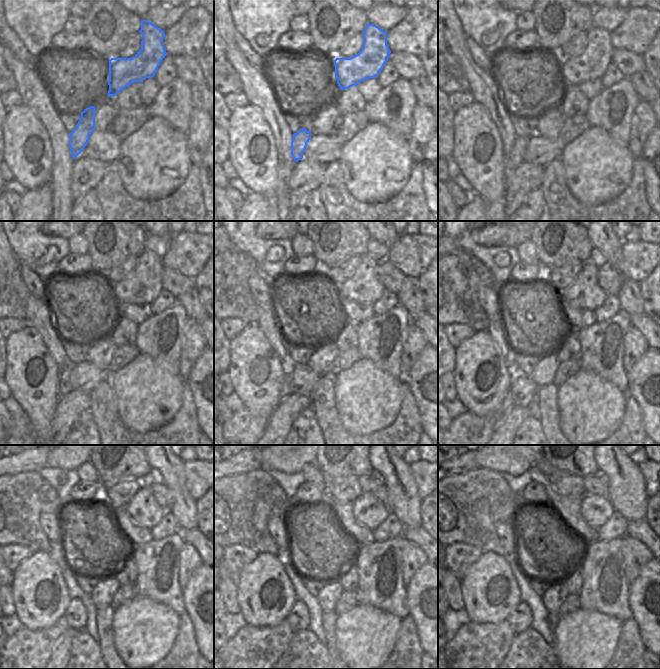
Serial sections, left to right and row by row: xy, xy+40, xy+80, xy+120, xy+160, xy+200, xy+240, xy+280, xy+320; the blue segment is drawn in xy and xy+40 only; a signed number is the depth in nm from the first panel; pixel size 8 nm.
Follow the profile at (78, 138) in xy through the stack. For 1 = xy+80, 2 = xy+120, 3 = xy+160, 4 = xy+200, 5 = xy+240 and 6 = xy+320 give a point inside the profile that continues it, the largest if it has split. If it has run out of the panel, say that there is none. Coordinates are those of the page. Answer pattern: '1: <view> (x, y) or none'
1: xy+80 (515, 158)
2: xy+120 (65, 387)
3: xy+160 (286, 389)
4: xy+200 (467, 424)
5: xy+240 (26, 648)
6: xy+320 (476, 648)

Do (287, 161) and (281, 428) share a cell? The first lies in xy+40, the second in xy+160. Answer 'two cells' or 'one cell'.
two cells

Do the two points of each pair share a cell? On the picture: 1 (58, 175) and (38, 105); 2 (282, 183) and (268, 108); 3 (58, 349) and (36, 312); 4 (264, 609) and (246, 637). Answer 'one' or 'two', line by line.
1: one
2: one
3: one
4: two

